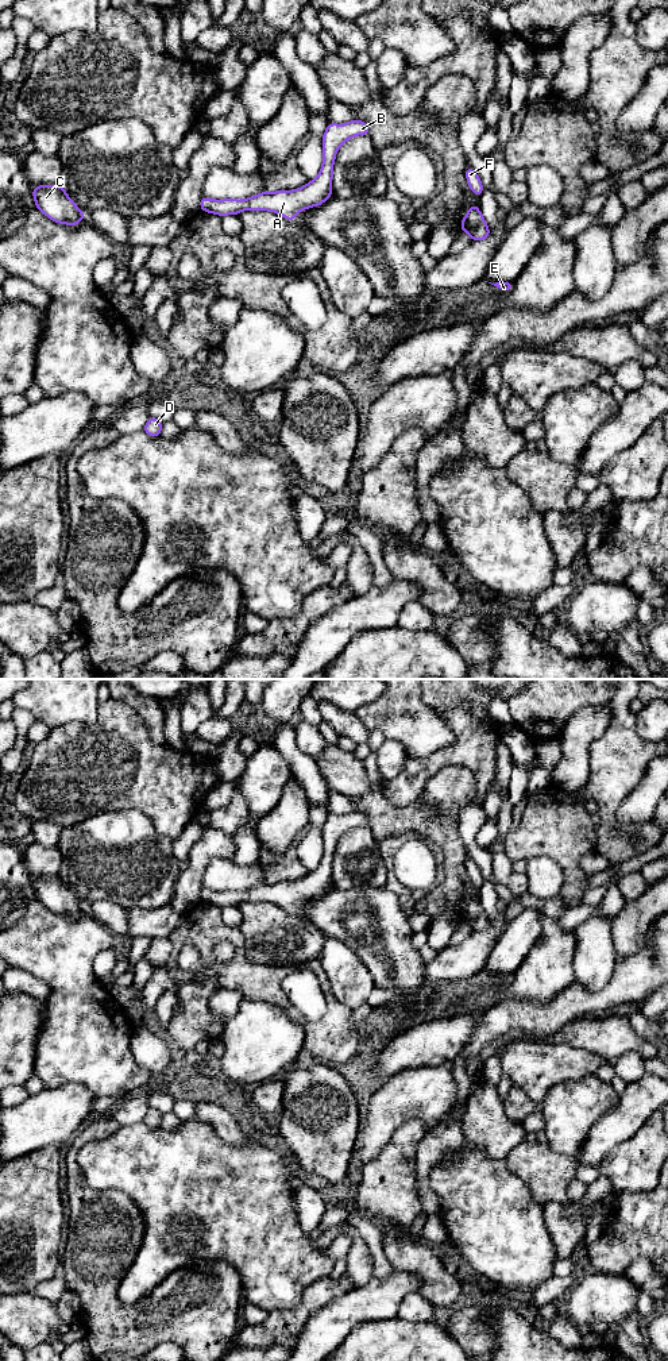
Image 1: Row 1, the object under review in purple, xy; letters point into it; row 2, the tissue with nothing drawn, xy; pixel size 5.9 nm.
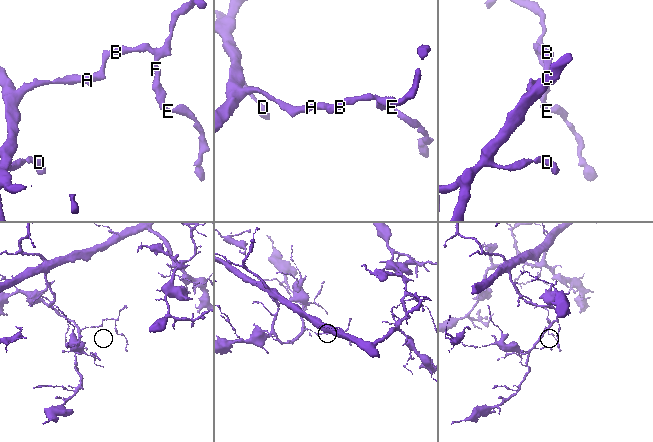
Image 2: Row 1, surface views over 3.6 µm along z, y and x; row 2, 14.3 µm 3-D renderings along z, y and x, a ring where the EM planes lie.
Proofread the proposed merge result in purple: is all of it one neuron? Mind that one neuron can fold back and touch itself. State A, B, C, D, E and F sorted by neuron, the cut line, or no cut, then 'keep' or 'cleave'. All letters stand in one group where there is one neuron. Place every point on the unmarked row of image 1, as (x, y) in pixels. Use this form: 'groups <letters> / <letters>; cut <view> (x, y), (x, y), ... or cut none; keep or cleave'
groups A B C D E F; cut none; keep

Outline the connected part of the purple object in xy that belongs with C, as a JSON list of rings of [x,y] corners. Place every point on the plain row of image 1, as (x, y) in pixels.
[[[39,876],[32,879],[32,887],[35,899],[55,914],[77,917],[85,909],[62,876]]]

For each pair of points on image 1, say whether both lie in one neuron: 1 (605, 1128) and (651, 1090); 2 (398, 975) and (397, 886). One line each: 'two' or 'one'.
1: one
2: two

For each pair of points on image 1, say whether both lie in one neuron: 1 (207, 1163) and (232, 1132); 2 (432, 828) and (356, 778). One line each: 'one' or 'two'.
1: two
2: one

